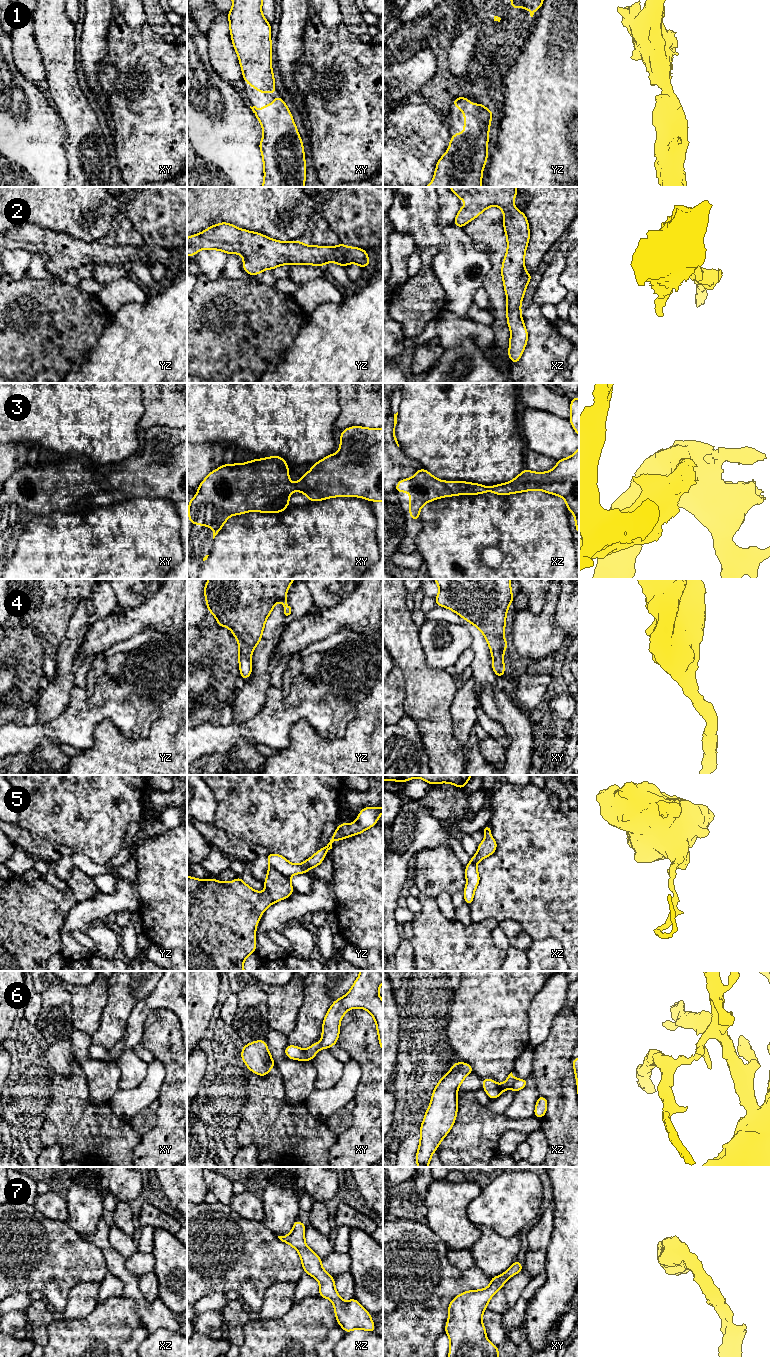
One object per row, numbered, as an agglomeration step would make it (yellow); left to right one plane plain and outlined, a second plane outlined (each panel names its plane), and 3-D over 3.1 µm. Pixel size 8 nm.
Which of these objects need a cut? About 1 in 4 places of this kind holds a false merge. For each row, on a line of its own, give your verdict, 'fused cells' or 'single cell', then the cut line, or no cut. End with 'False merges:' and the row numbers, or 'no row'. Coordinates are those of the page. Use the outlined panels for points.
1: single cell | no cut
2: single cell | no cut
3: single cell | no cut
4: single cell | no cut
5: fused cells | yz (269, 865), (289, 879)
6: fused cells | xz (516, 1079), (510, 1087)
7: single cell | no cut
False merges: 5, 6

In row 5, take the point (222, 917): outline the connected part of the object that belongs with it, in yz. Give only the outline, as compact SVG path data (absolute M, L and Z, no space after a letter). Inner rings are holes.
M271 866L263 884L266 891L258 892L245 884L241 876L232 882L221 882L187 875L187 971L245 971L244 960L256 952L256 927L263 912L294 892L290 879Z

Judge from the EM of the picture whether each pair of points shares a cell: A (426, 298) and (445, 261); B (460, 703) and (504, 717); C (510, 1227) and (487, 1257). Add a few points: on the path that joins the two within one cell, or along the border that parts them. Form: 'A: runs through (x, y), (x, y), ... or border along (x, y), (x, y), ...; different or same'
A: border along (436, 253), (433, 272), (444, 299); different
B: border along (478, 698), (481, 710); different
C: border along (481, 1226), (489, 1226), (503, 1237), (517, 1235); different

